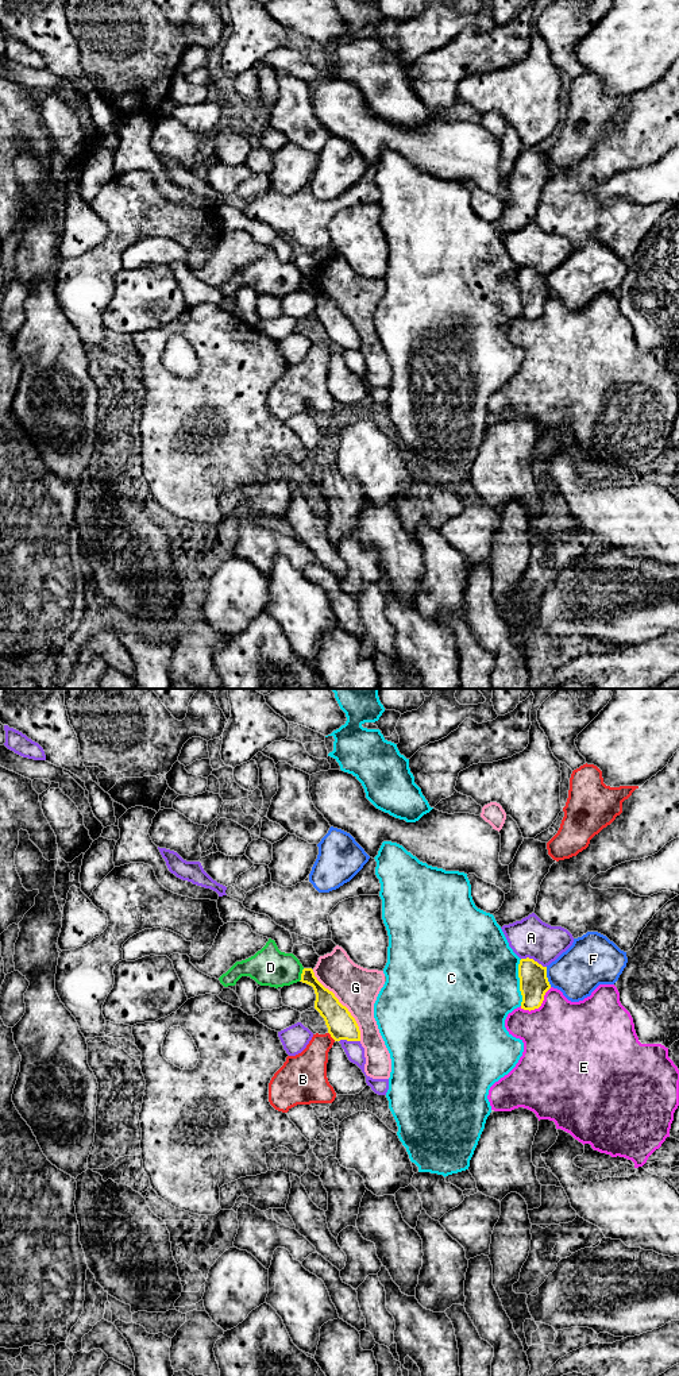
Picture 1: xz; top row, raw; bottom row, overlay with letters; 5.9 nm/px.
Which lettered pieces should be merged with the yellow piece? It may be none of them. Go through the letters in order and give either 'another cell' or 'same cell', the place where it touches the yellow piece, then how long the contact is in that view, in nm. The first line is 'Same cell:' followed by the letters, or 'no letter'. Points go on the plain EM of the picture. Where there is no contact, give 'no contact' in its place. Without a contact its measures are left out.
Same cell: no letter
A: another cell; contact xz (532, 268); length 160 nm
B: another cell; contact xz (331, 345); length 70 nm
C: another cell; contact xz (520, 290); length 280 nm
D: another cell; contact xz (301, 284); length 90 nm
E: another cell; contact xz (539, 315); length 220 nm
F: another cell; contact xz (546, 285); length 120 nm
G: another cell; contact xz (342, 313); length 500 nm

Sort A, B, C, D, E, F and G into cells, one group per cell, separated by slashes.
A / B / C / D / E / F / G

